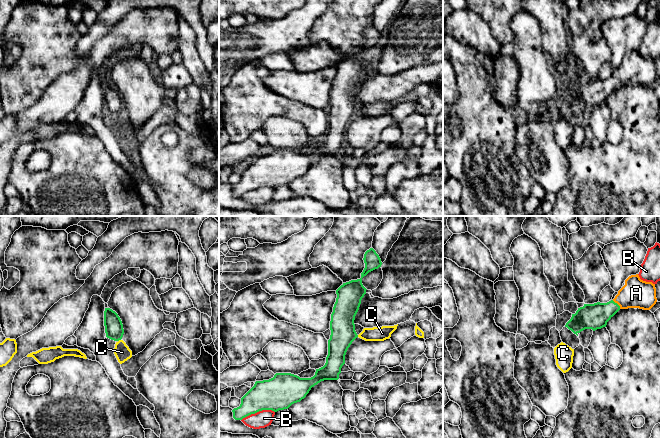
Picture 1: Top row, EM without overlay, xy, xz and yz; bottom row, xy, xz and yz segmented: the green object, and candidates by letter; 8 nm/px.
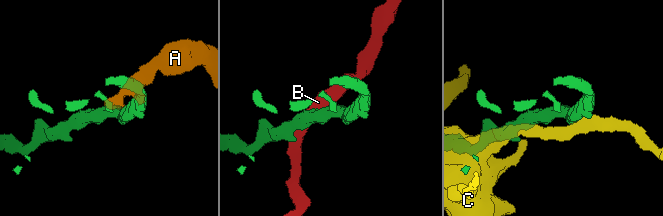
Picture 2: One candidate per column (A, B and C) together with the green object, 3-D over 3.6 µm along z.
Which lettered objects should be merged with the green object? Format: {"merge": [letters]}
{"merge": ["A"]}

